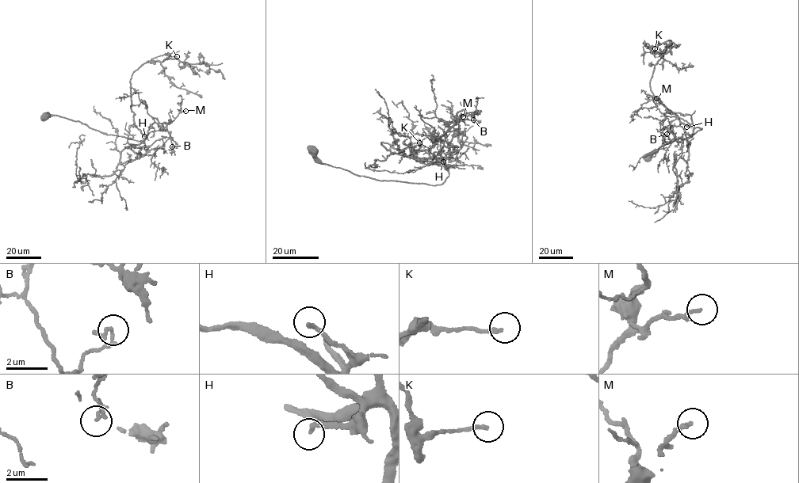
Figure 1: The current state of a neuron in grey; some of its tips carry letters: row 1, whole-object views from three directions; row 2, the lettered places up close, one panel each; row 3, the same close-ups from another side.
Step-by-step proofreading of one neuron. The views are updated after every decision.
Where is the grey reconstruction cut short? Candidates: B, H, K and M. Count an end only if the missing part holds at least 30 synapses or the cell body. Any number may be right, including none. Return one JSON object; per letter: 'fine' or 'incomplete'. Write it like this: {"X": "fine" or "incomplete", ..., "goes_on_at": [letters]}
{"B": "fine", "H": "incomplete", "K": "fine", "M": "fine", "goes_on_at": ["H"]}

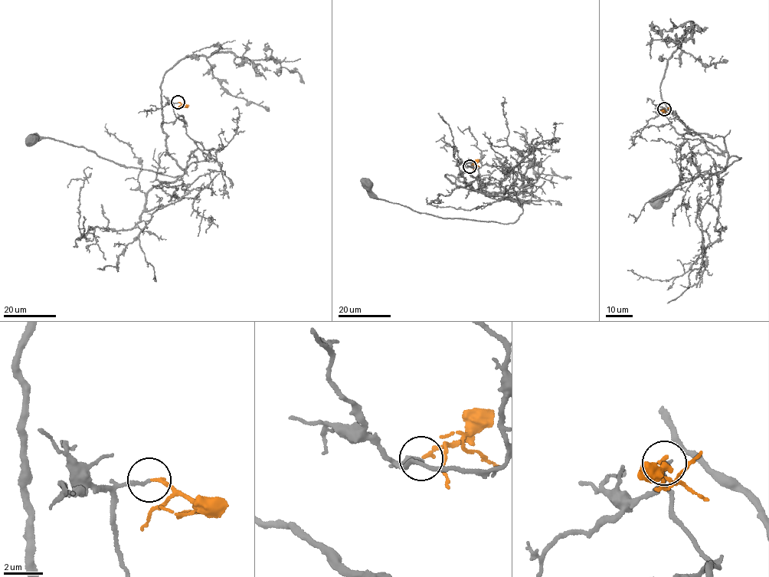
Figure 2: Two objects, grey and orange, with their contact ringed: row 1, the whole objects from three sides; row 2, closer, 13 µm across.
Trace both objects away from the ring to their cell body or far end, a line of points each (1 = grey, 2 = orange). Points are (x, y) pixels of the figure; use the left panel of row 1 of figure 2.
1: (178, 103), (174, 113), (210, 156), (181, 176), (119, 165), (62, 141), (32, 140)
2: (178, 102), (188, 106)

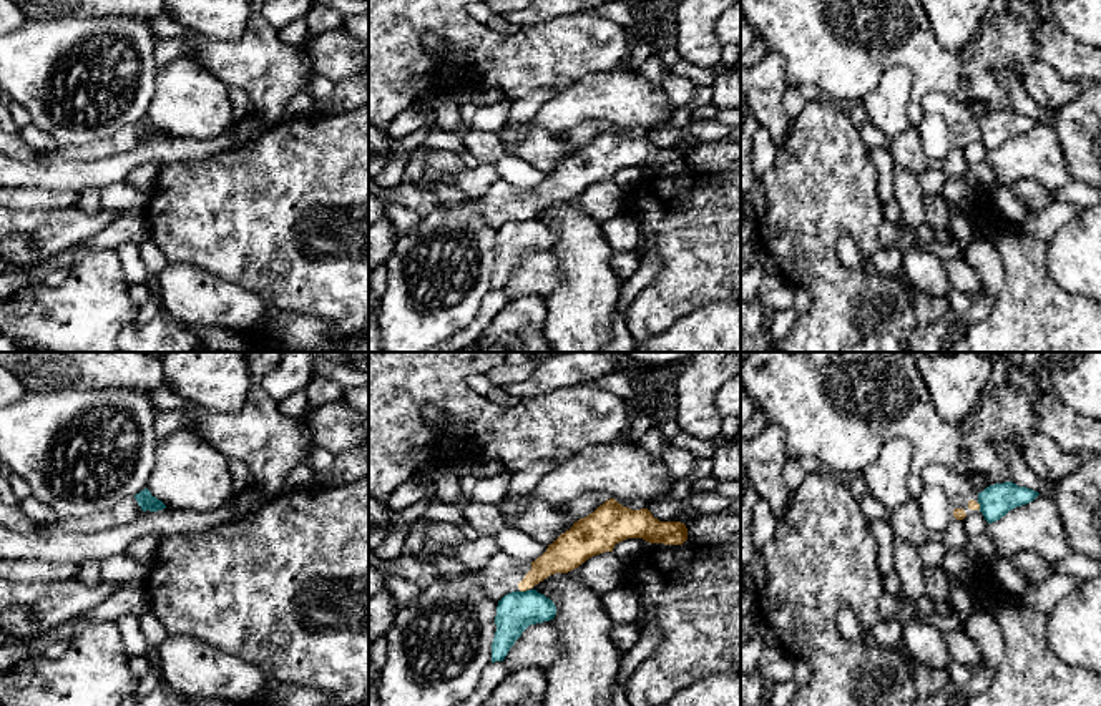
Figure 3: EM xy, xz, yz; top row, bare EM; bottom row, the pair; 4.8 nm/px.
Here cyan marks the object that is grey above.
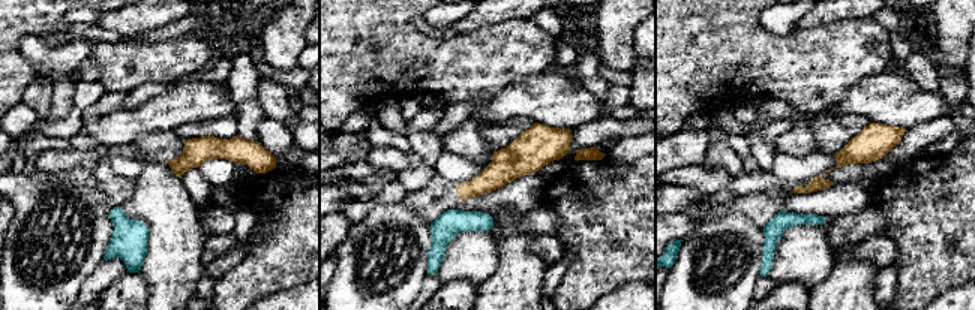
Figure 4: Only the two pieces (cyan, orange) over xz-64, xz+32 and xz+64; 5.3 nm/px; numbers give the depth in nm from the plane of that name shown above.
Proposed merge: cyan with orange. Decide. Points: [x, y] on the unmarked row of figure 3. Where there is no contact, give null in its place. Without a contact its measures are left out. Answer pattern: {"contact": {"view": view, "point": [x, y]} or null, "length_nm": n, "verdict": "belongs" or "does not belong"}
{"contact": {"view": "xz", "point": [523, 220]}, "length_nm": 50, "verdict": "does not belong"}

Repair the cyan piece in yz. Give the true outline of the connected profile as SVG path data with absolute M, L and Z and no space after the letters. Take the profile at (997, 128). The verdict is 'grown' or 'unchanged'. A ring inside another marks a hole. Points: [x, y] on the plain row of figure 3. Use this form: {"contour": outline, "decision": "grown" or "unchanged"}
{"contour": "M1013 110L995 111L978 121L980 140L988 151L993 151L1010 138L1033 130L1038 123L1038 120Z", "decision": "unchanged"}

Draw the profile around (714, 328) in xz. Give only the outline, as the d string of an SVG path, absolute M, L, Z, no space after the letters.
M709 302L676 319L666 332L638 342L634 352L741 352L741 302Z

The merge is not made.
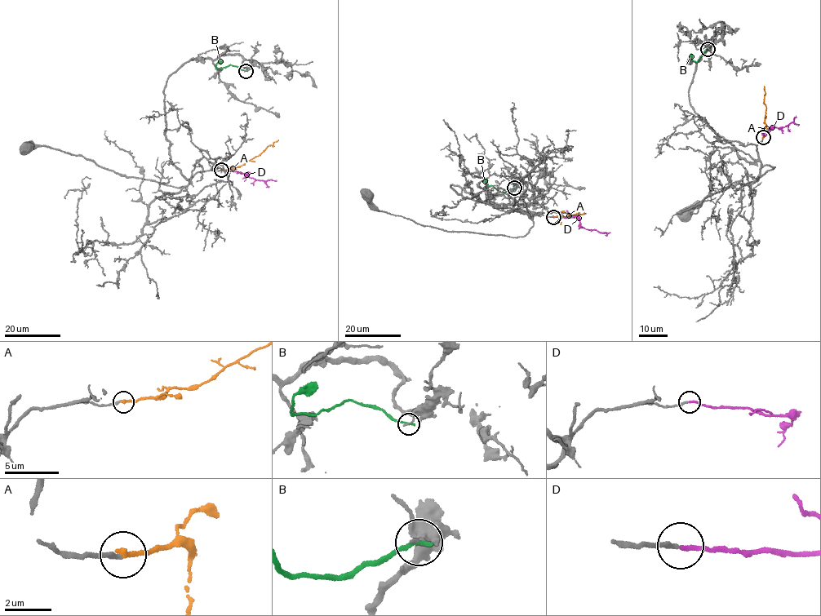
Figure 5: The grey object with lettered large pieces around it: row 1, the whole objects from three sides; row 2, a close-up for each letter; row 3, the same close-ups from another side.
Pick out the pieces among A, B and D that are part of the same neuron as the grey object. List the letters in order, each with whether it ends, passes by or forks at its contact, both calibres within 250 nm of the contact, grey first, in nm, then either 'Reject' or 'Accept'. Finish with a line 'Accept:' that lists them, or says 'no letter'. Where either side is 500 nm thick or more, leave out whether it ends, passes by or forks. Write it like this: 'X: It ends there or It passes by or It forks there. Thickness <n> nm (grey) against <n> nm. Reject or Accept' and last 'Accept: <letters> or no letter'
A: It ends there. Thickness 180 nm (grey) against 240 nm. Reject
B: It ends there. Thickness 170 nm (grey) against 200 nm. Reject
D: It ends there. Thickness 170 nm (grey) against 180 nm. Accept
Accept: D

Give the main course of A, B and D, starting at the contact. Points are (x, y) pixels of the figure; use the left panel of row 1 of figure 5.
A: (221, 170), (239, 167), (278, 139)
B: (246, 71), (228, 64), (215, 68), (217, 64), (222, 61)
D: (221, 170), (247, 173), (250, 178), (267, 181), (276, 179)

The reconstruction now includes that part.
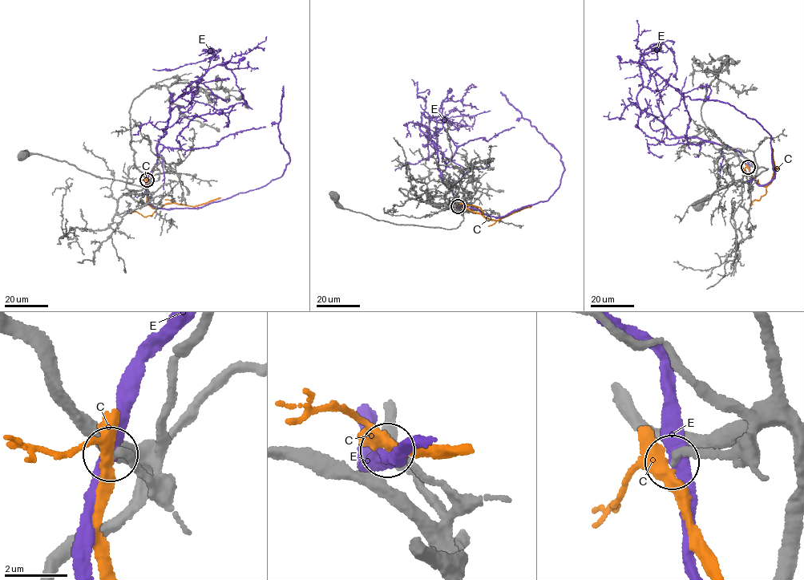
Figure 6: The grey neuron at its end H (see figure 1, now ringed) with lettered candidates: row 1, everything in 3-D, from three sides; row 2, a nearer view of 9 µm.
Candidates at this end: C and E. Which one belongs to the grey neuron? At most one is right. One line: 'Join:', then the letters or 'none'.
Join: none

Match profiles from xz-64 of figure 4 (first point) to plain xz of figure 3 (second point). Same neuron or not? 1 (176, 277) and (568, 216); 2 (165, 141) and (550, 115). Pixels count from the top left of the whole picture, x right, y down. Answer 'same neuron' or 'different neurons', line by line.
1: same neuron
2: different neurons

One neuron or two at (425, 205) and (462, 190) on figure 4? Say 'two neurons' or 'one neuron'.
one neuron

